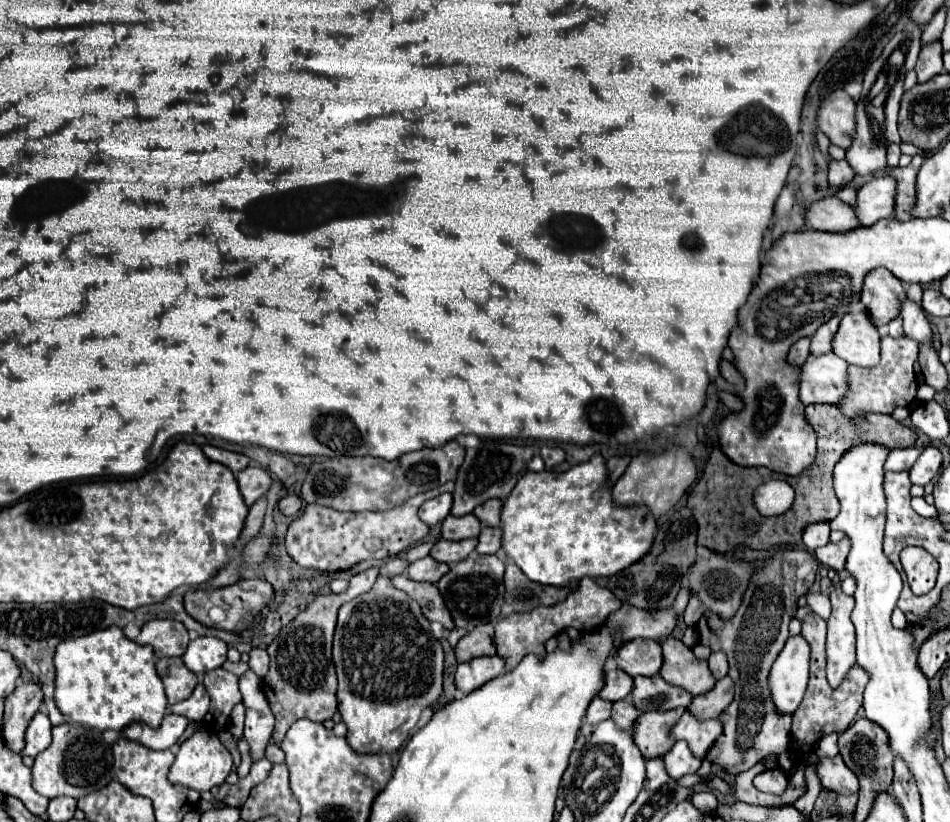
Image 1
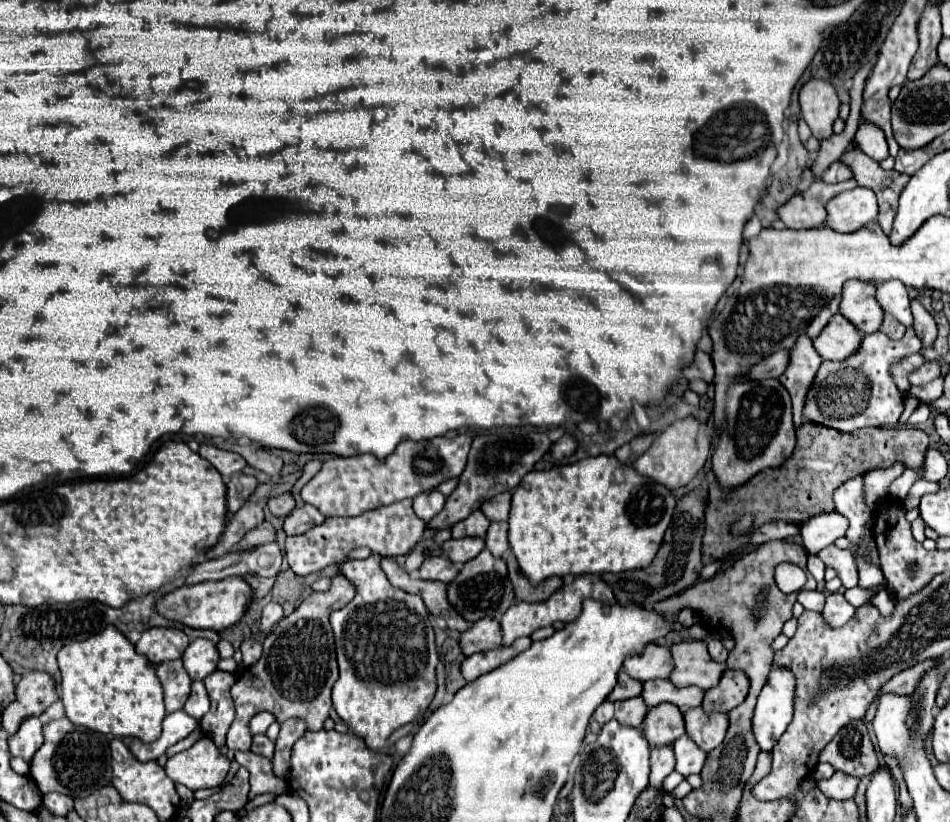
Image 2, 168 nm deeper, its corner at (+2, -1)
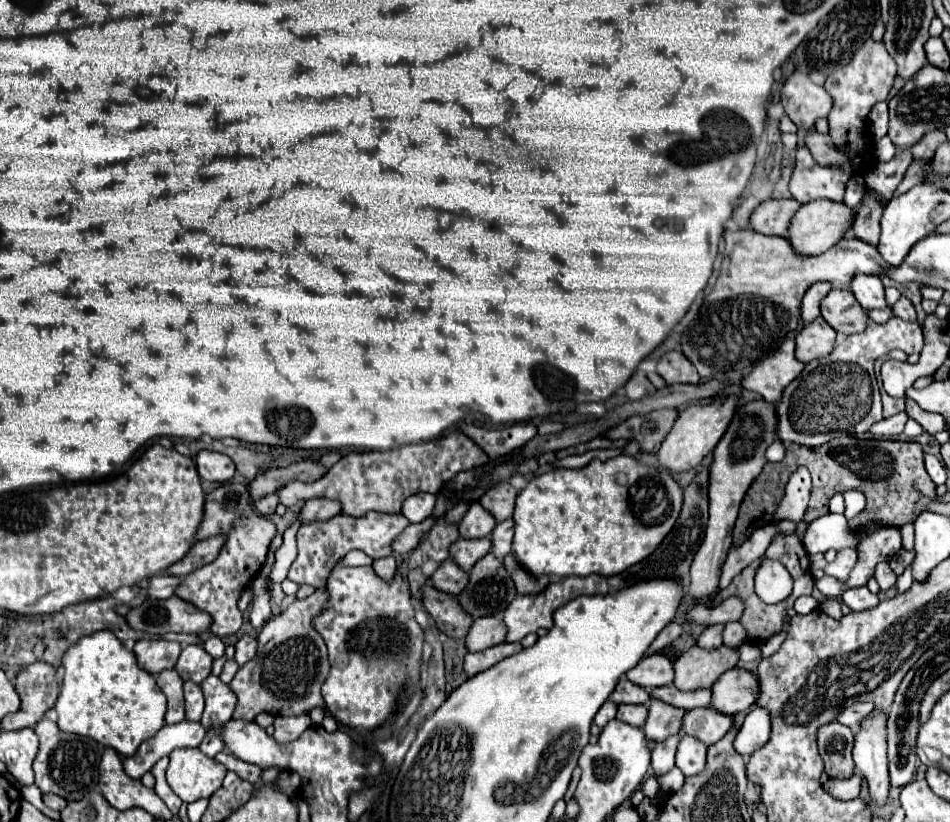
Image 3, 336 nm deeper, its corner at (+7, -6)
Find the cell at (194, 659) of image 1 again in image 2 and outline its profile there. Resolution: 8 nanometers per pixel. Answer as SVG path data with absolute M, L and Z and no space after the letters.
M196 638L182 656L184 668L192 680L204 680L208 674L216 670L218 664L218 650L216 646L206 638Z

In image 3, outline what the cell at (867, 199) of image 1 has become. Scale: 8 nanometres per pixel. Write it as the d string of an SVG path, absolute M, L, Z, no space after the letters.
M817 199L805 203L801 211L797 211L787 237L801 251L801 255L817 255L829 251L835 243L839 243L851 231L853 223L855 223L855 211L851 207L829 199Z

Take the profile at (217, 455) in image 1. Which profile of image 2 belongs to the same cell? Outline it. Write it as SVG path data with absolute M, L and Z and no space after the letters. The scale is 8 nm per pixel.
M210 444L200 446L200 456L206 458L226 478L232 474L238 474L246 466L246 460L240 454L226 452L226 450L220 450L220 448L210 446Z

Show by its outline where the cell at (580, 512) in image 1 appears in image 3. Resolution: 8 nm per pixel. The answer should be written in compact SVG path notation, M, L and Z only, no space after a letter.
M619 455L609 461L593 459L581 469L555 469L545 475L533 477L527 487L517 495L513 521L513 553L517 561L535 577L559 575L559 577L587 577L587 575L617 575L631 565L649 557L665 535L673 529L681 511L683 491L669 471L655 465L639 463L633 457Z

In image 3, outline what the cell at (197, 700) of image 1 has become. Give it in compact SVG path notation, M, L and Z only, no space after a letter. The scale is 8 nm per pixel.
M185 683L185 719L199 721L203 713L203 693L197 683Z

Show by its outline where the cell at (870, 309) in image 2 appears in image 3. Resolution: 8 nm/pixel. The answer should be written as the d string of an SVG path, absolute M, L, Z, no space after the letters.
M831 289L829 295L821 301L823 319L843 335L861 333L867 327L867 313L857 303L849 289Z

